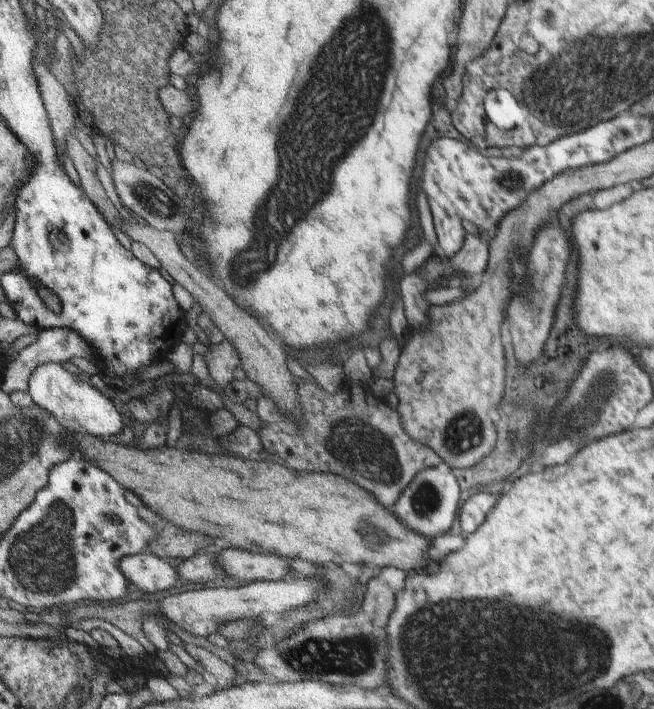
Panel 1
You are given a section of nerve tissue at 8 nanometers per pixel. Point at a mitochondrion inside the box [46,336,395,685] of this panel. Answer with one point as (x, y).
(359, 653)

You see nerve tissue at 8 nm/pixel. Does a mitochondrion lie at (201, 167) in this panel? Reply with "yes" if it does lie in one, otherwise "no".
no

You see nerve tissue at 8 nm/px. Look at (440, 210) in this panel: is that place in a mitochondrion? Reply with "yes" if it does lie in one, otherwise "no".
no

